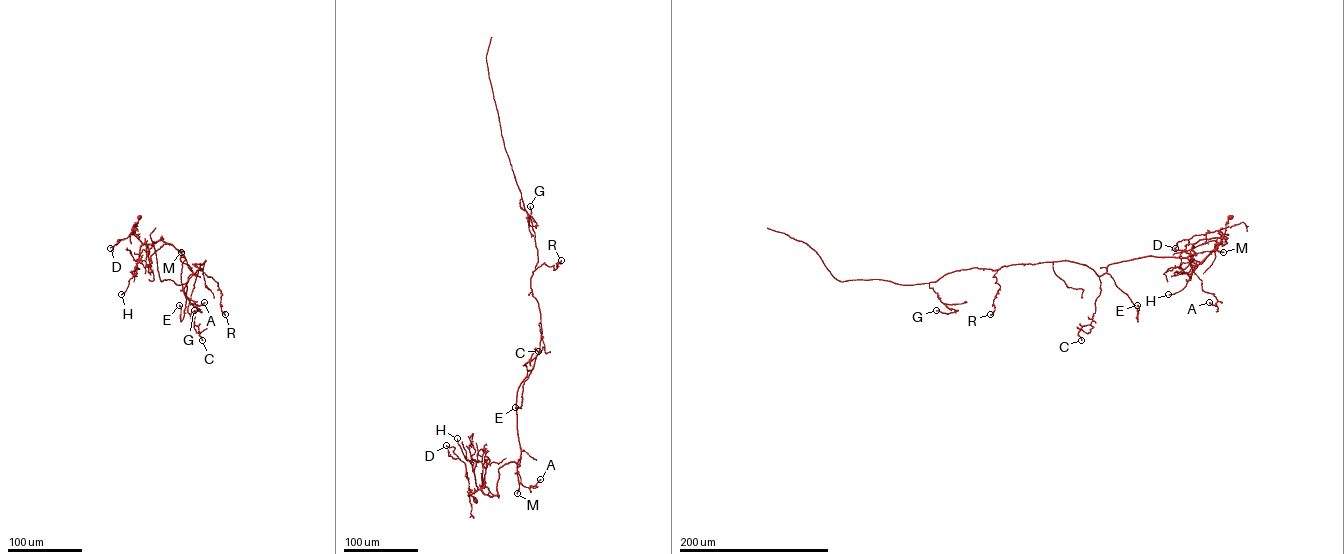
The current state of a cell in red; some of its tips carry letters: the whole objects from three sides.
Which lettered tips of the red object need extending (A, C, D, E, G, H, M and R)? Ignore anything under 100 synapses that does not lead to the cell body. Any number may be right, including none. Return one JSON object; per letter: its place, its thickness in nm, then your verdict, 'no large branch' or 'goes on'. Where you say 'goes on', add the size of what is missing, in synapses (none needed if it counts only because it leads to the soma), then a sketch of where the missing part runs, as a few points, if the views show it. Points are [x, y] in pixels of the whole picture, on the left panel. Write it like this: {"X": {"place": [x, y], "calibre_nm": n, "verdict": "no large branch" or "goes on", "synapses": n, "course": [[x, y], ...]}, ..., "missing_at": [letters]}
{"A": {"place": [204, 302], "calibre_nm": 400, "verdict": "no large branch"}, "C": {"place": [202, 340], "calibre_nm": 650, "verdict": "no large branch"}, "D": {"place": [110, 248], "calibre_nm": 100, "verdict": "no large branch"}, "E": {"place": [179, 305], "calibre_nm": 600, "verdict": "no large branch"}, "G": {"place": [194, 310], "calibre_nm": 150, "verdict": "no large branch"}, "H": {"place": [121, 294], "calibre_nm": 110, "verdict": "no large branch"}, "M": {"place": [181, 252], "calibre_nm": 260, "verdict": "no large branch"}, "R": {"place": [225, 314], "calibre_nm": 650, "verdict": "no large branch"}, "missing_at": []}

